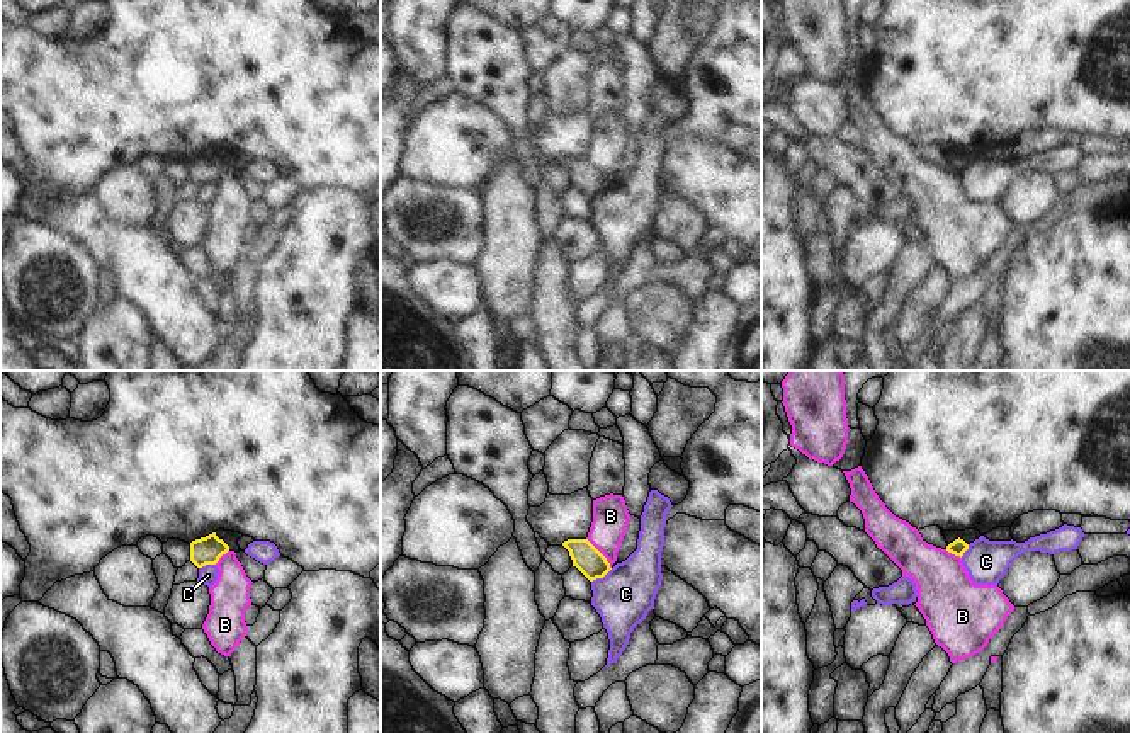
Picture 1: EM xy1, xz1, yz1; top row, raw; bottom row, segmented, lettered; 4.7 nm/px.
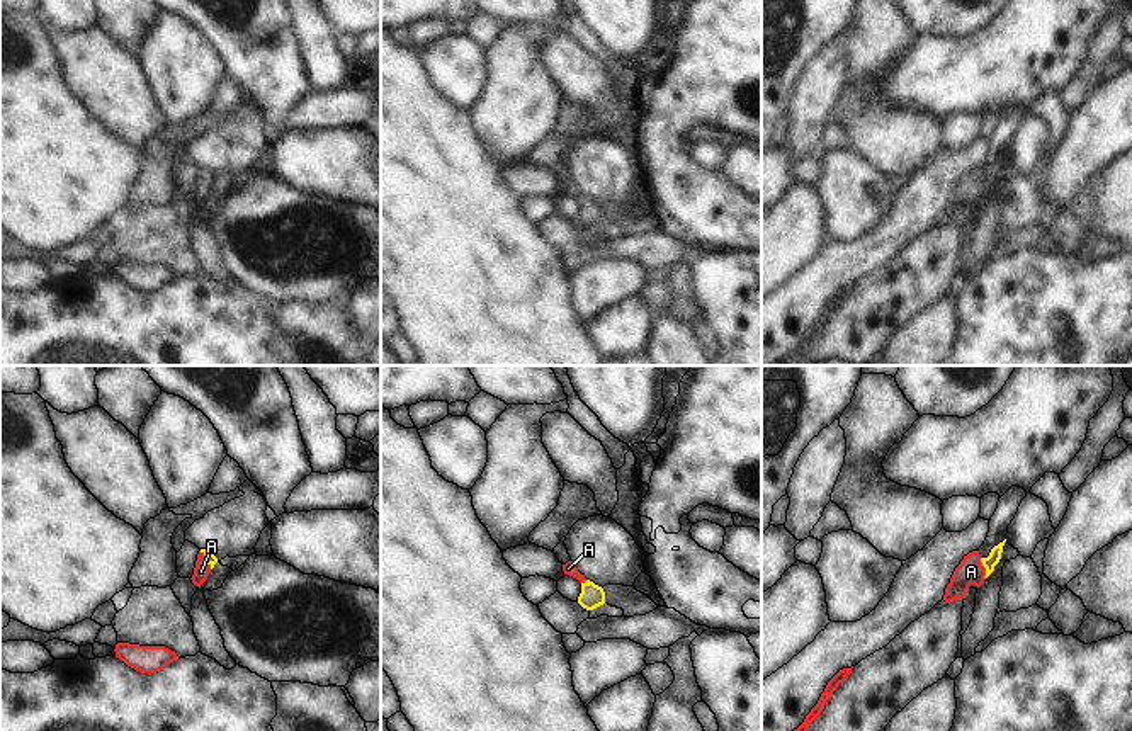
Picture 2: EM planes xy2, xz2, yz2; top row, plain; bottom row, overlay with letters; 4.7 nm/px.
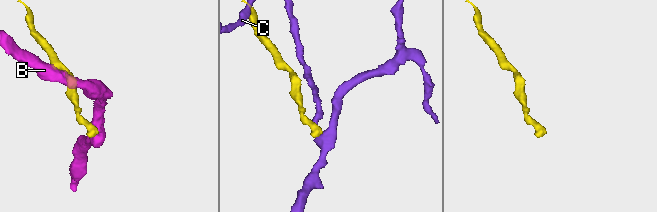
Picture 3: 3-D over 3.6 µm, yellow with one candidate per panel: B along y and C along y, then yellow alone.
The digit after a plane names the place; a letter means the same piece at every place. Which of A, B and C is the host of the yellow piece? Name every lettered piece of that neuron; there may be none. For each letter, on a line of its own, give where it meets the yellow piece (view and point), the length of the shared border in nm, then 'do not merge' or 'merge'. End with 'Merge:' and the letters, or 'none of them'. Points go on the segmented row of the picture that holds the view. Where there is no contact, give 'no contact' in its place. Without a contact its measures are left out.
A: contact yz2 (984, 566); length 110 nm; merge
B: contact xz1 (600, 553); length 190 nm; do not merge
C: contact xz1 (602, 577); length 120 nm; do not merge
Merge: A

